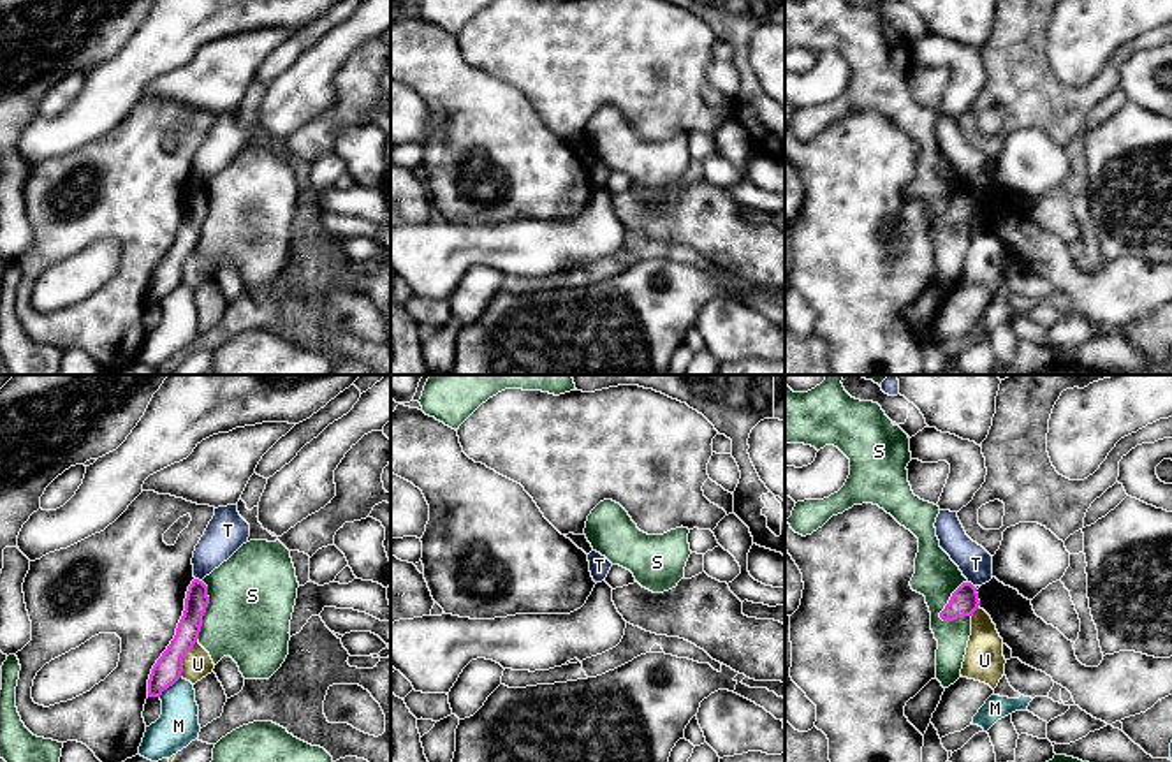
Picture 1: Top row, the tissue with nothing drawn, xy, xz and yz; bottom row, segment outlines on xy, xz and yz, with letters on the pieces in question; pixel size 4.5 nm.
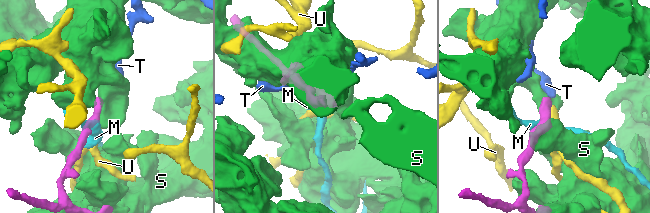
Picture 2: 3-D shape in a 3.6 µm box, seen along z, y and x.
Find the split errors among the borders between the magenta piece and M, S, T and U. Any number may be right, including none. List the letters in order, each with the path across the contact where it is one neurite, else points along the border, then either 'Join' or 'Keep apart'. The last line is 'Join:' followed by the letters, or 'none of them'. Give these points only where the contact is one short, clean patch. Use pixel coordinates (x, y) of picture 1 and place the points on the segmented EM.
M: Boundary: xy (180, 676), (159, 696). Keep apart
S: Keep apart
T: Boundary: xy (196, 578), (201, 581). Keep apart
U: Boundary: xy (197, 641), (183, 659), (180, 676). Keep apart
Join: none of them

